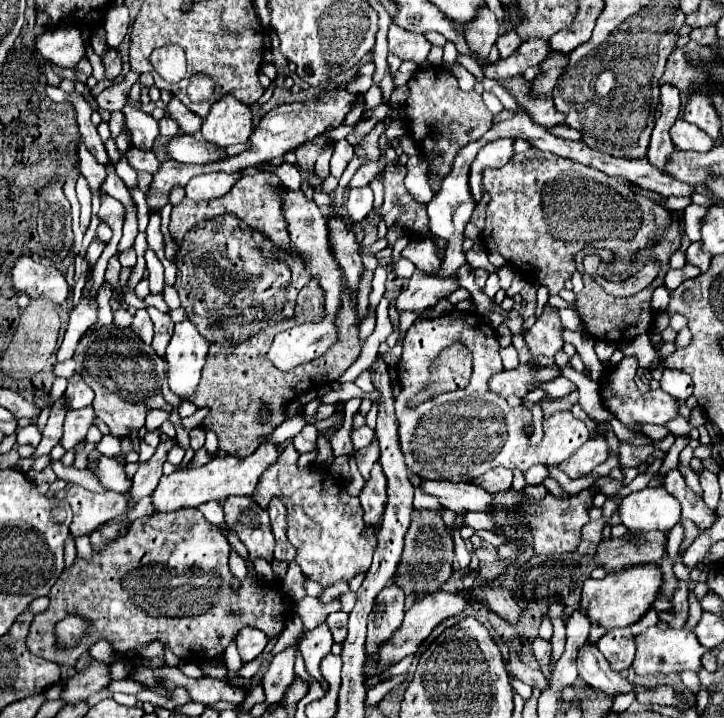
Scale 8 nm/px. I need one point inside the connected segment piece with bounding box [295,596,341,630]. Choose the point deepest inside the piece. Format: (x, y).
(312, 613)

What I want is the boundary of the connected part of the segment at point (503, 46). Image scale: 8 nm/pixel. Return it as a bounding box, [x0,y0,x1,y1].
[495,30,523,58]

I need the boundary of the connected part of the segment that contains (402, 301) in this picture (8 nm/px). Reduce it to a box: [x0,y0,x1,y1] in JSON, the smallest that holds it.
[397,270,461,310]

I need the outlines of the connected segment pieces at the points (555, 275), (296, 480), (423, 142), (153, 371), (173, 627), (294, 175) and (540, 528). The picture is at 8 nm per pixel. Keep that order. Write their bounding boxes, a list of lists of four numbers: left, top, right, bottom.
[[481,148,669,294],[251,442,377,588],[403,66,493,190],[73,326,173,440],[27,508,293,666],[256,163,302,191],[517,492,591,554]]

